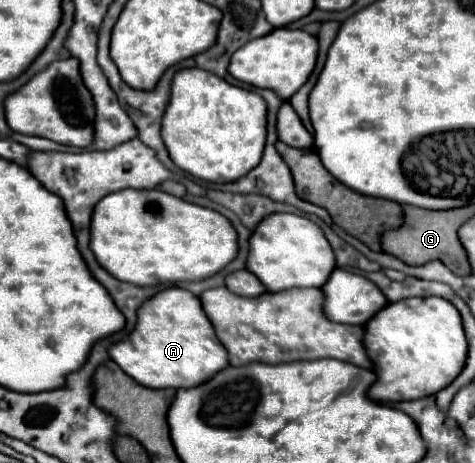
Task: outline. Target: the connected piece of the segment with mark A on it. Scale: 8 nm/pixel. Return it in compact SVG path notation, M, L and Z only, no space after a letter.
M165 288L157 292L155 296L147 298L139 310L137 310L137 324L131 334L127 334L123 340L115 342L109 348L111 360L135 382L147 388L191 388L199 386L199 382L207 382L215 370L223 370L227 366L227 352L223 346L219 346L219 340L215 338L215 330L211 330L211 322L207 314L203 314L203 308L199 306L199 298L183 288Z

